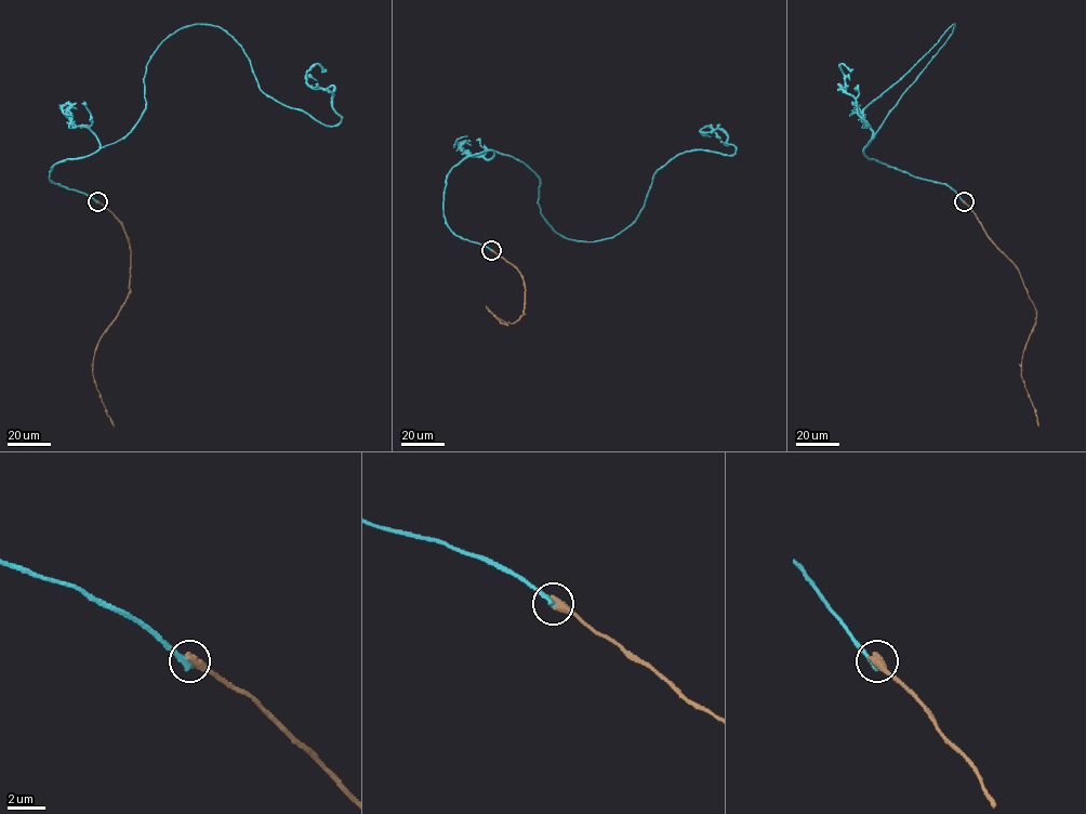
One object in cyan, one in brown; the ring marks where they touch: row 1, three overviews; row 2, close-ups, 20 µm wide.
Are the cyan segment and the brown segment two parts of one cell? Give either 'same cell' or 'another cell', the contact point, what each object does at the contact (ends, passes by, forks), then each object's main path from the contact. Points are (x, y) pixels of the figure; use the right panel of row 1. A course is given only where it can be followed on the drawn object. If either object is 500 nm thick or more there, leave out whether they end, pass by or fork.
another cell; place (964, 201); course cyan (964, 201), (944, 184), (863, 152), (955, 24), (864, 108), (868, 126), (843, 89), (841, 65), (852, 69); course brown (964, 201), (992, 241), (1015, 265), (1036, 311), (1035, 324), (1023, 352), (1021, 376), (1038, 425)

